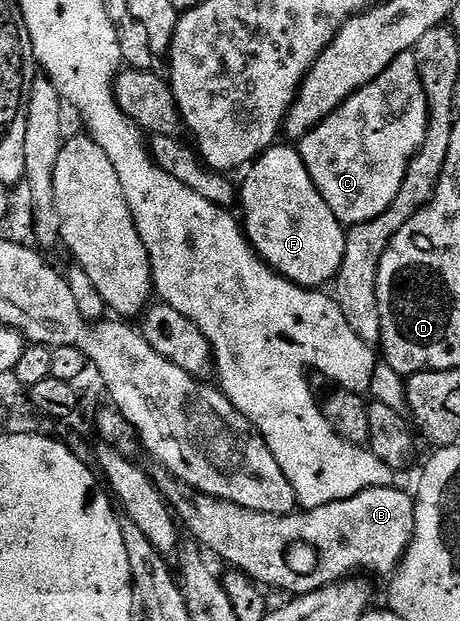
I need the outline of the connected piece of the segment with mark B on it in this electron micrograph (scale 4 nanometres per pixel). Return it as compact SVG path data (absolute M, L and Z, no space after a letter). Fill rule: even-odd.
M162 468L156 471L153 474L155 487L163 494L182 529L186 533L188 530L191 533L188 535L198 542L204 551L212 550L221 561L231 565L228 567L250 576L260 587L272 586L275 590L288 590L288 595L291 596L332 586L333 583L360 572L390 576L399 569L400 562L411 546L411 537L415 534L414 497L403 490L395 490L394 485L374 486L349 500L337 500L321 508L293 514L266 514L197 492L192 486L186 486L180 478L174 478Z

